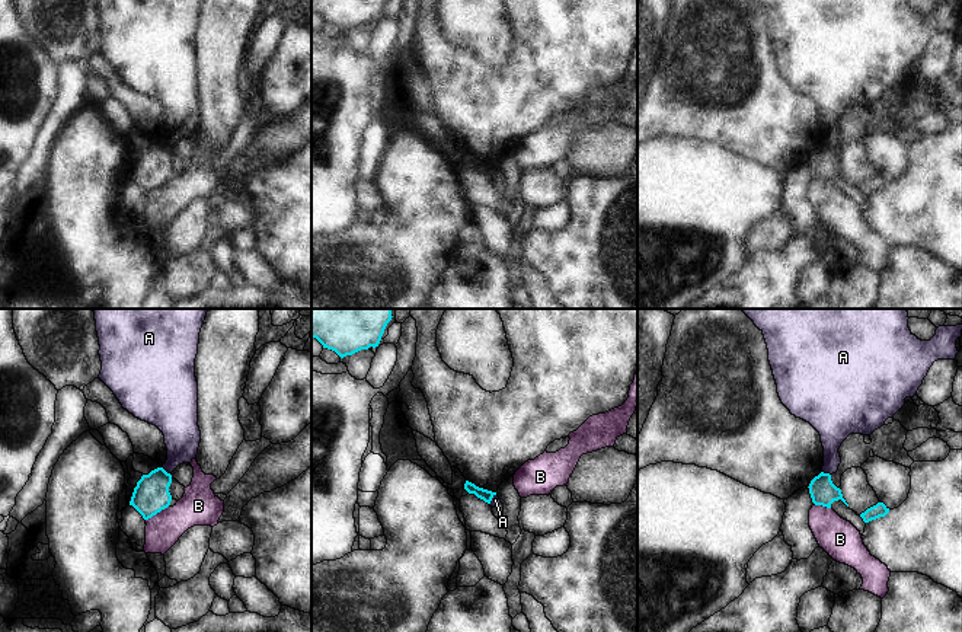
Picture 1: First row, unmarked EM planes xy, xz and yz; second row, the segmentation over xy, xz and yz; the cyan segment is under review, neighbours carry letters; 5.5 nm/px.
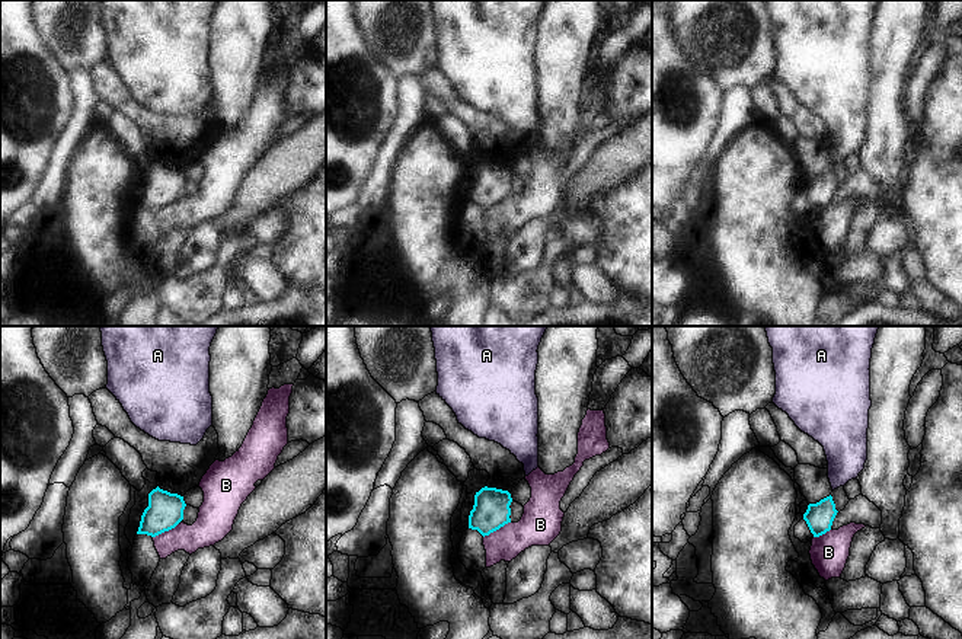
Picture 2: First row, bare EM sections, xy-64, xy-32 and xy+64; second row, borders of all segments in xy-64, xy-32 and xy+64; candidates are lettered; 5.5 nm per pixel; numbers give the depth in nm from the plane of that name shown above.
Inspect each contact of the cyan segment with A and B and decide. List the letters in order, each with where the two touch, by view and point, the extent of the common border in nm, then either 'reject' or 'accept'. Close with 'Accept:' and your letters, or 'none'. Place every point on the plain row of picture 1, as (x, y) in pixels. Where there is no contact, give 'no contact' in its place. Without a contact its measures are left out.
A: contact xy (165, 144); length 60 nm; reject
B: contact xy (156, 187); length 150 nm; reject
Accept: none

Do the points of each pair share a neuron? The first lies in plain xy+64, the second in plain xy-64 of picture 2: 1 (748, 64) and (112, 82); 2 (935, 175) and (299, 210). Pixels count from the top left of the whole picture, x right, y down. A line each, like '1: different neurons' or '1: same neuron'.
1: different neurons
2: same neuron

